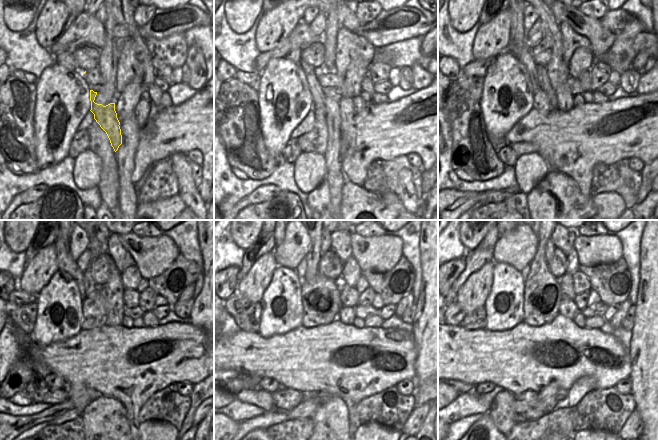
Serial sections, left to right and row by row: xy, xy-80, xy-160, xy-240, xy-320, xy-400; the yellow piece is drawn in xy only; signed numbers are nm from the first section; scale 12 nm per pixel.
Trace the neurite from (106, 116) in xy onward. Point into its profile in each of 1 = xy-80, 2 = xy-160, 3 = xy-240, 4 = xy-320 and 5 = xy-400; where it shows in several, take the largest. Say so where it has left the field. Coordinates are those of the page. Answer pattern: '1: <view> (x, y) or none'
1: xy-80 (317, 93)
2: xy-160 (525, 57)
3: xy-240 (65, 261)
4: xy-320 (278, 240)
5: none

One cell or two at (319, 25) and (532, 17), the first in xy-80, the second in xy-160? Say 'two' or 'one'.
two

